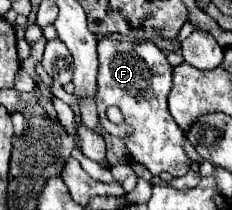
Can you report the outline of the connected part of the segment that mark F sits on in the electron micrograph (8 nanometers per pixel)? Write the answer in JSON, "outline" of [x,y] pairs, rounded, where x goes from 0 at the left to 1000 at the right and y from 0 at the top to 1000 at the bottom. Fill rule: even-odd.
{"outline":[[[448,176],[422,195],[422,281],[431,338],[422,338],[414,510],[448,624],[534,662],[560,710],[569,767],[638,795],[655,833],[690,833],[698,814],[750,843],[802,833],[819,805],[819,757],[784,710],[802,652],[724,529],[716,471],[741,414],[741,319],[716,290],[707,252],[647,195],[560,205]],[[466,510],[509,510],[526,529],[534,548],[526,595],[491,595],[457,557]]]}

